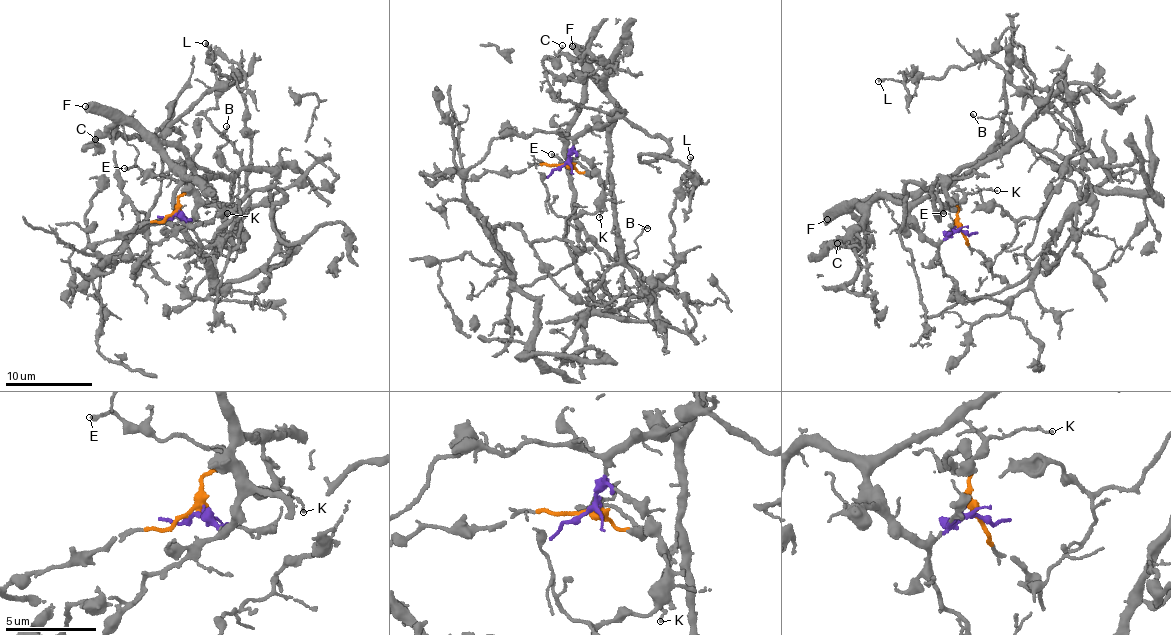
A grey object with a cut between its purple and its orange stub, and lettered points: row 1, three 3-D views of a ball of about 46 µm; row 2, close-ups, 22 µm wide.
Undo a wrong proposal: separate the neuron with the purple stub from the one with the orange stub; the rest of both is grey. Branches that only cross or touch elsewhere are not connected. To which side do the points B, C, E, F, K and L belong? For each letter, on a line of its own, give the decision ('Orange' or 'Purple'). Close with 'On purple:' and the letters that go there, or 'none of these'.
B: Purple
C: Purple
E: Orange
F: Purple
K: Purple
L: Purple
On purple: B, C, F, K, L

